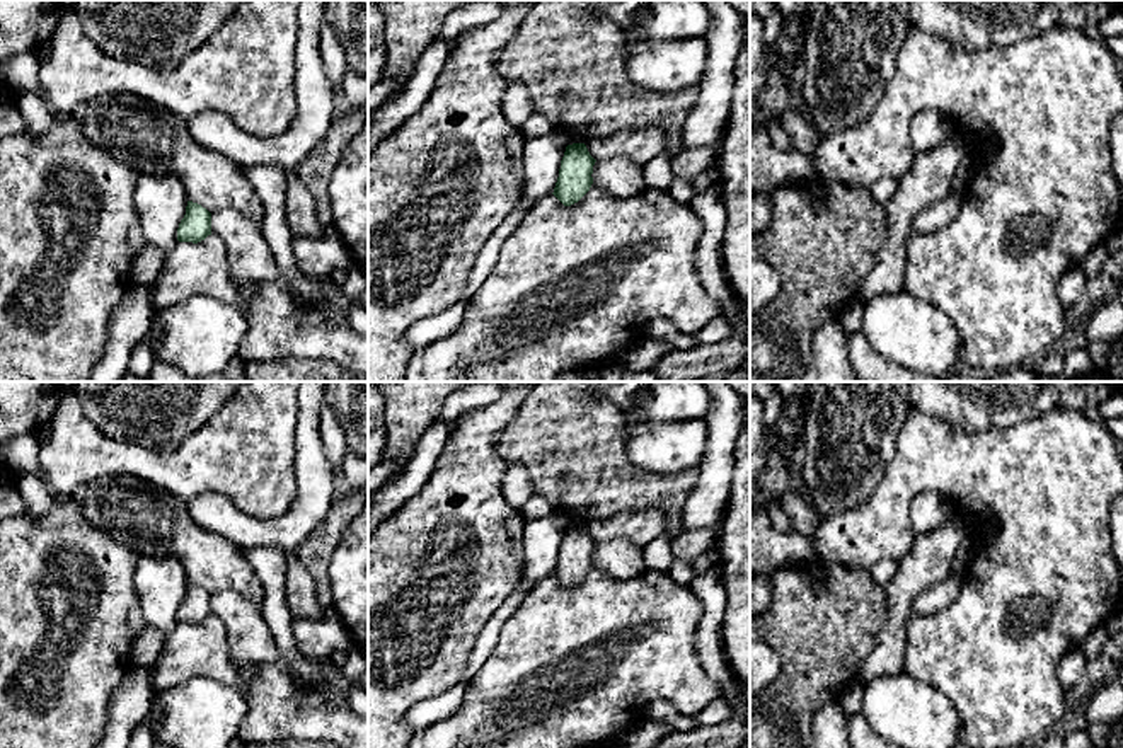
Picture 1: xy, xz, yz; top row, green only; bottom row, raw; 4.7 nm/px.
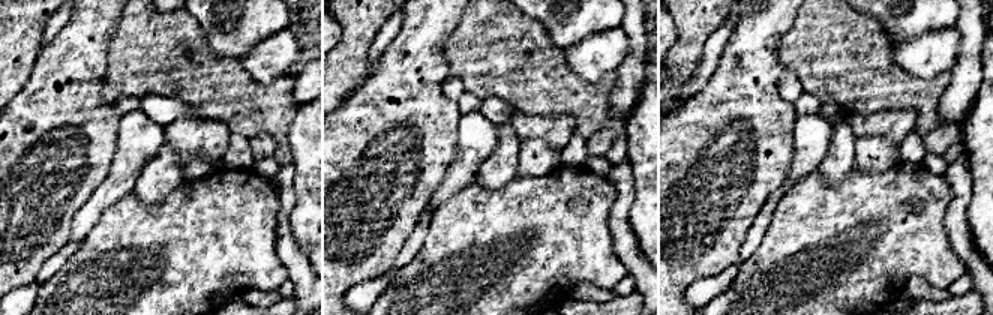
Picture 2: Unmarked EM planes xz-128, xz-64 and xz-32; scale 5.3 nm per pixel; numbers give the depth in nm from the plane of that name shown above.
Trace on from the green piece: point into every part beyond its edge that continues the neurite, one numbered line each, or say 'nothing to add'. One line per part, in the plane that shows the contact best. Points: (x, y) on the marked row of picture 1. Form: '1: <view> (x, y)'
nothing to add

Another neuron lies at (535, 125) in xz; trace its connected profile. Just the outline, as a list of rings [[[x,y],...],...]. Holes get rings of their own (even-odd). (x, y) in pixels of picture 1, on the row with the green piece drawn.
[[[535,111],[527,118],[520,129],[527,140],[554,133],[550,121]]]

